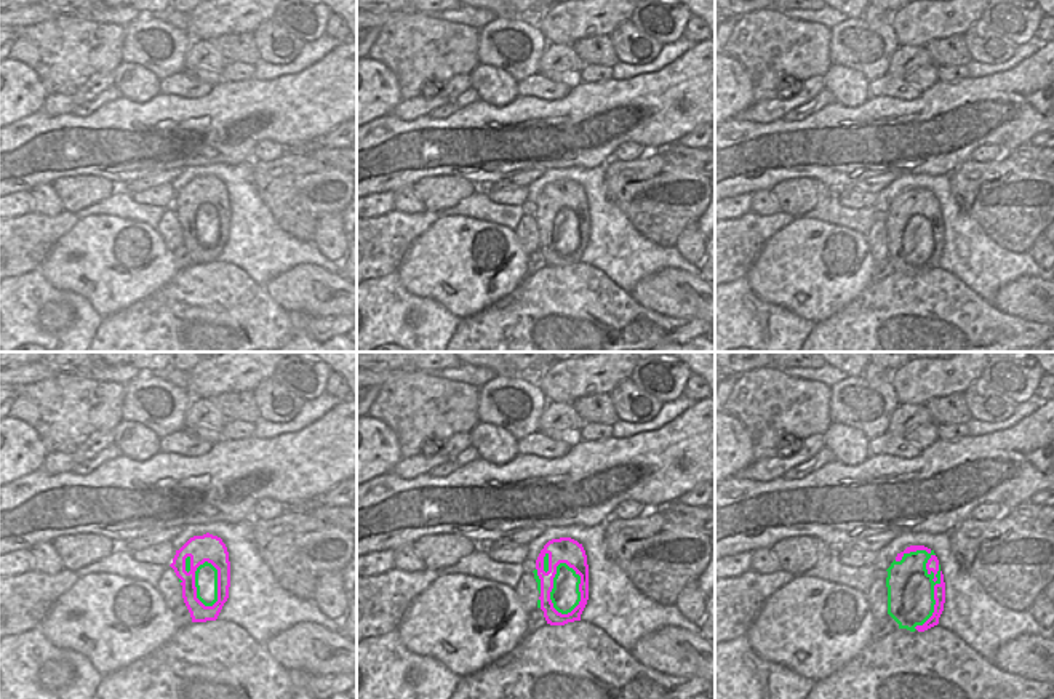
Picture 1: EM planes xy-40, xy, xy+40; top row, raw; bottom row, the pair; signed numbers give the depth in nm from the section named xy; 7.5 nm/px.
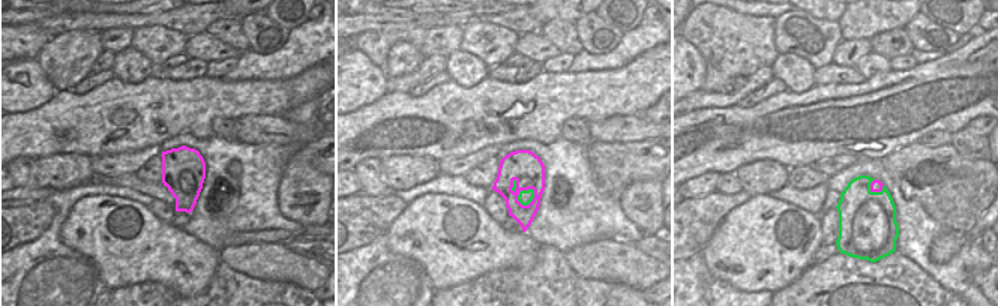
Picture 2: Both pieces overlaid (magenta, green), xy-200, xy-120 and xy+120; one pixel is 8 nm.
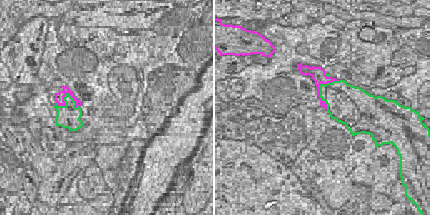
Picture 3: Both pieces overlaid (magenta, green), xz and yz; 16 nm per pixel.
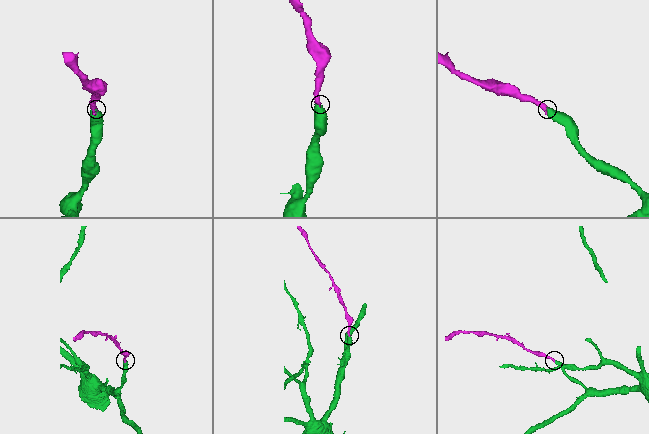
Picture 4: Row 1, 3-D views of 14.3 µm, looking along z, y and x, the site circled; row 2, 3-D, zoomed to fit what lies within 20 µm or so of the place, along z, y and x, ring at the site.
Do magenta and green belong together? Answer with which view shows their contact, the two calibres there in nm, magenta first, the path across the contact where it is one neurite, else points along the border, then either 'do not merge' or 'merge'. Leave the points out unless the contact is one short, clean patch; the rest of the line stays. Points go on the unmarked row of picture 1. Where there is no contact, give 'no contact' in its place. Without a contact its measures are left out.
xy+40 | 100/360 nm | merge

